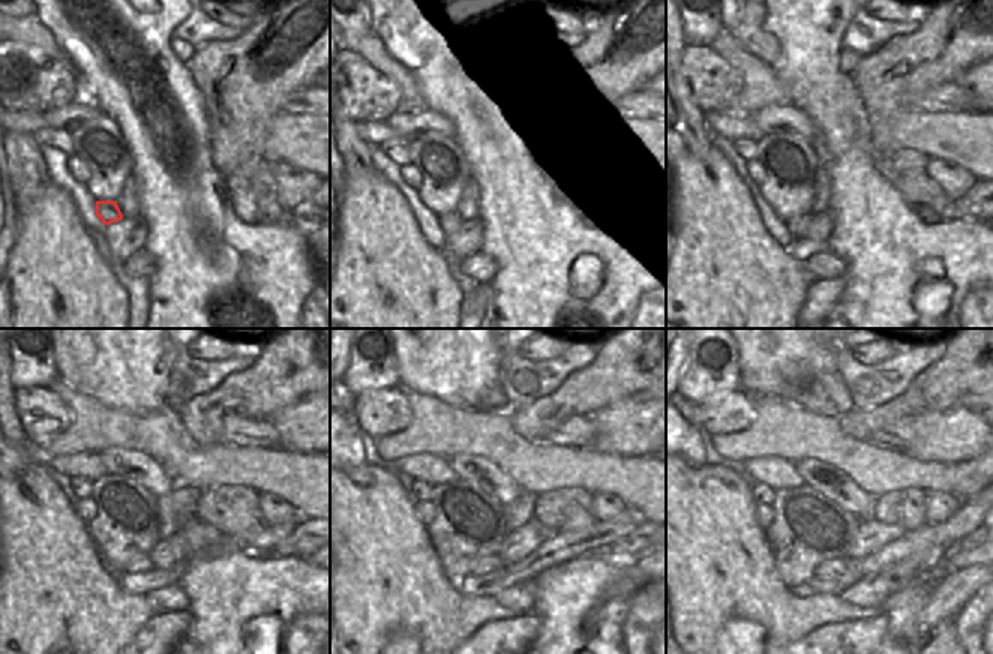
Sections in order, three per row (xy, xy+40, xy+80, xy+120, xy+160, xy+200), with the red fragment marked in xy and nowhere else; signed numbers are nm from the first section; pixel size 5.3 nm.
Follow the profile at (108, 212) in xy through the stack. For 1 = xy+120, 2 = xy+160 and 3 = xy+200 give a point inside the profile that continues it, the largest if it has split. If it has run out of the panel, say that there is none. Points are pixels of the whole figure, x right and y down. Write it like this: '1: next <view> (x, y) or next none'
1: next xy+120 (140, 564)
2: next xy+160 (483, 566)
3: next xy+200 (843, 572)

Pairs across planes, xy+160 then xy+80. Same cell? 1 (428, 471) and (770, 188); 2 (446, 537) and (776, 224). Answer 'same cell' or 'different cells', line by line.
1: different cells
2: different cells

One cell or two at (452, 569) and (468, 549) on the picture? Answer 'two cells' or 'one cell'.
one cell

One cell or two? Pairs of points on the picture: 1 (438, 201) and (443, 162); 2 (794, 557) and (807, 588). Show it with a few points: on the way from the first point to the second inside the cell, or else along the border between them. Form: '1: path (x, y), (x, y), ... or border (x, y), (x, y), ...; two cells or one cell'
1: path (441, 192), (443, 171); one cell
2: border (812, 578), (792, 588); two cells

